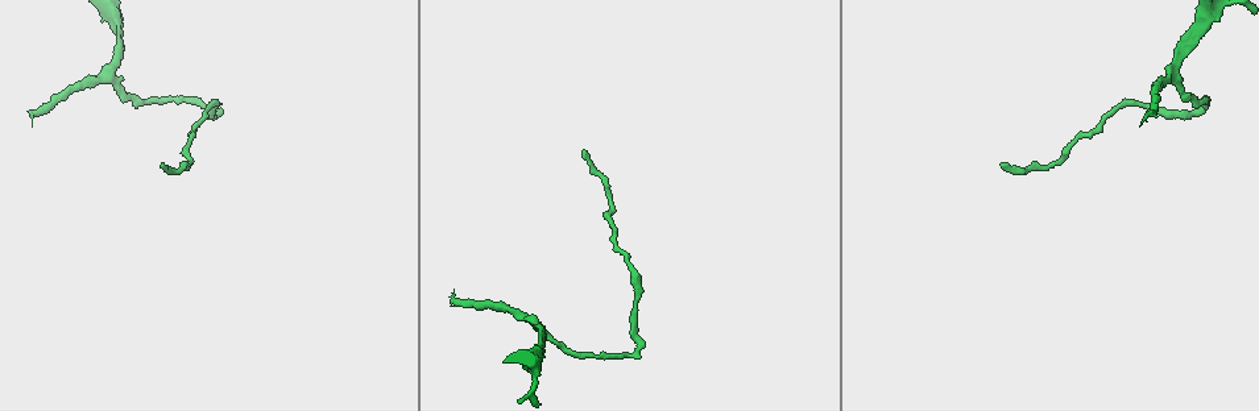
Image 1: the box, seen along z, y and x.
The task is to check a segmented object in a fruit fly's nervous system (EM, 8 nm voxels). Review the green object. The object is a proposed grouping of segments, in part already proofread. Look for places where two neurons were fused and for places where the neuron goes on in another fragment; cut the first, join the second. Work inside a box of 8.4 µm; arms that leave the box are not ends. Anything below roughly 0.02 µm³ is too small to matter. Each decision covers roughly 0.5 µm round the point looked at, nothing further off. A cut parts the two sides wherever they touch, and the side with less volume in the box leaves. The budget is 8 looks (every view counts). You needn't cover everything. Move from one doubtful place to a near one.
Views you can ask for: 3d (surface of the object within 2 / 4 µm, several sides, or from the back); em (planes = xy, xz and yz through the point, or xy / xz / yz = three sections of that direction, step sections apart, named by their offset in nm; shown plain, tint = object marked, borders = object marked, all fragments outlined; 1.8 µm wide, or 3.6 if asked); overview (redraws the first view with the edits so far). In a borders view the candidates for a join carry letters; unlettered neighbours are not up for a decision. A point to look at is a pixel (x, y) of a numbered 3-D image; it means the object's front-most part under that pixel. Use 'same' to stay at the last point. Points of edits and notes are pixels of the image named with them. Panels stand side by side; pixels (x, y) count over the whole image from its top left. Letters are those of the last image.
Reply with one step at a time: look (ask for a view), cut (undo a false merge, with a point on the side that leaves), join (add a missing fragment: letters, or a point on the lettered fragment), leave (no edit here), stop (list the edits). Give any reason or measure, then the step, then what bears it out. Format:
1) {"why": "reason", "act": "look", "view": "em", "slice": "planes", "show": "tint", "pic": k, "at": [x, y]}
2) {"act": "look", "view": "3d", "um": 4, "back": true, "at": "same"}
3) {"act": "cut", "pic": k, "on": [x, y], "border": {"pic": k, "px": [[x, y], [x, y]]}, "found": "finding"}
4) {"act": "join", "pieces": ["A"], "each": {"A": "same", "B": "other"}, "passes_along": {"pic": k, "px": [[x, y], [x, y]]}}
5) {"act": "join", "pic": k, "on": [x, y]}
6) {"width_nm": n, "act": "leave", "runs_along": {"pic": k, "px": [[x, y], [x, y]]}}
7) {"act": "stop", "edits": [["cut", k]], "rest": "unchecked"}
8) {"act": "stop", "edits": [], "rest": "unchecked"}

{"why": "tapers out", "act": "look", "view": "em", "slice": "planes", "show": "borders", "pic": 1, "at": [162, 169]}

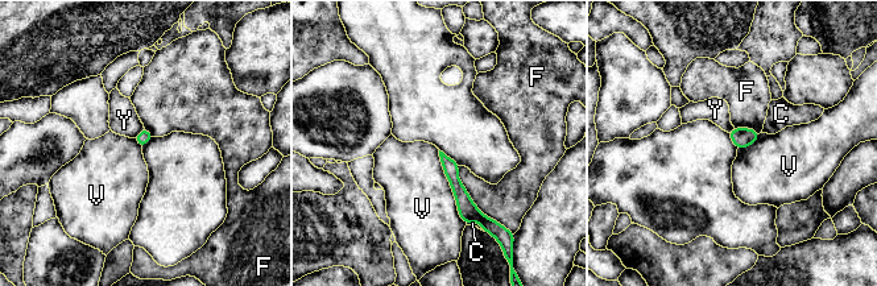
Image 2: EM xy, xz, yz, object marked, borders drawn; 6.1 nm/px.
{"act": "leave", "each": {"C": "other", "F": "other", "V": "other", "Y": "other"}, "border": {"pic": 2, "px": [[438, 150], [456, 211], [466, 224]]}, "found": "none of them fits"}

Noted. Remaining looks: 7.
{"why": "abrupt turn", "act": "look", "view": "3d", "um": 2, "pic": 1, "at": [1199, 111]}

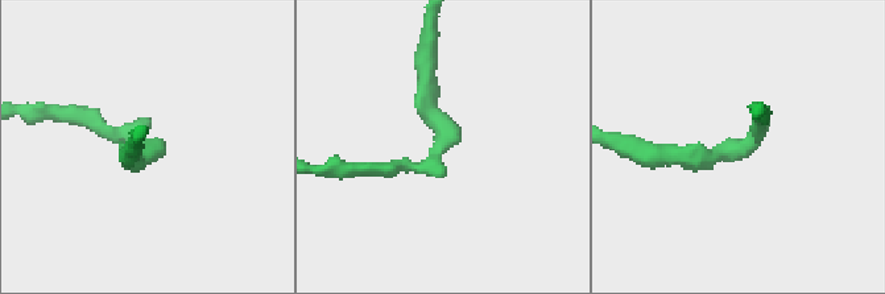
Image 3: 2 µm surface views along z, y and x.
{"act": "look", "view": "em", "slice": "xy", "step": 4, "show": "tint", "pic": 3, "at": [436, 155]}

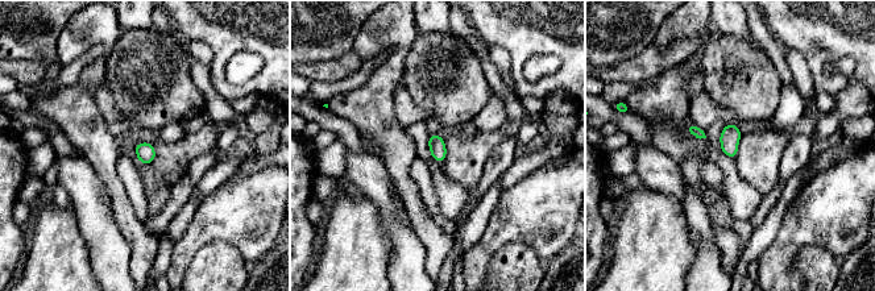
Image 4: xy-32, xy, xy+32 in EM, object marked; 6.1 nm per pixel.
{"why": "cut it another way", "act": "look", "view": "em", "slice": "xz", "step": 4, "show": "borders", "at": "same"}

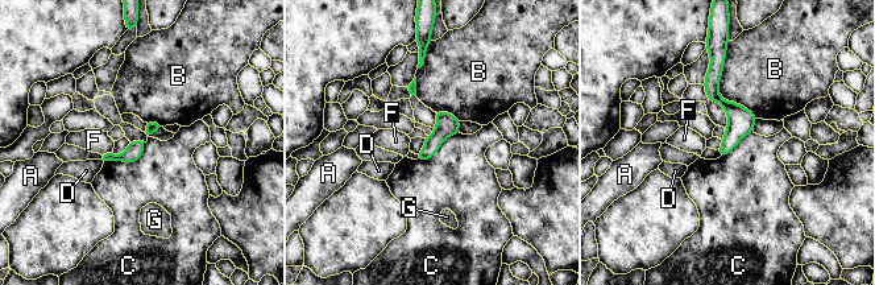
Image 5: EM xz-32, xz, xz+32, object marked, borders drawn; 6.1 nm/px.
{"act": "leave", "each": {"A": "other", "B": "other", "C": "other", "D": "other", "F": "other", "G": "other"}, "found": "all the same neuron"}

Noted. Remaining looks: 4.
{"why": "calibre changes", "act": "look", "view": "em", "slice": "xz", "step": 8, "show": "tint", "pic": 1, "at": [1205, 18]}

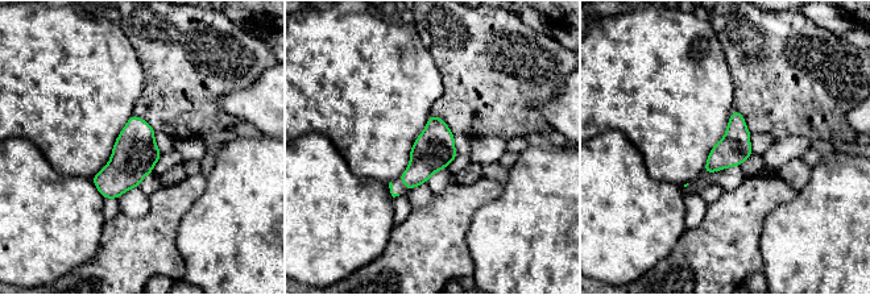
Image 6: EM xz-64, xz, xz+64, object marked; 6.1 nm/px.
{"why": "cut it another way", "act": "look", "view": "em", "slice": "planes", "show": "borders", "at": "same"}

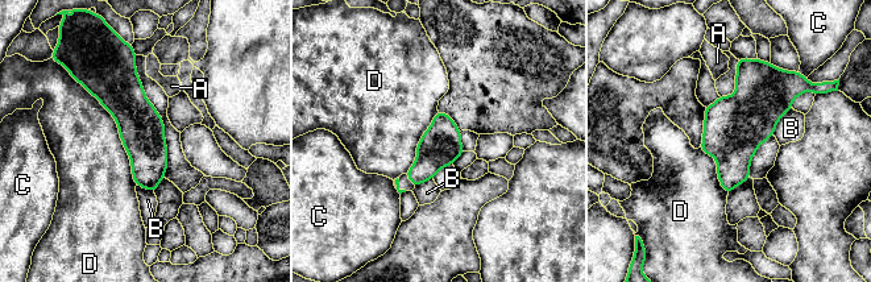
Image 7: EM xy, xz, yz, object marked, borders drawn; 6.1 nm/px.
{"act": "leave", "each": {"A": "other", "B": "other", "C": "other", "D": "other"}, "border": {"pic": 7, "px": [[77, 82], [112, 116], [137, 185]]}, "found": "one neuron here"}

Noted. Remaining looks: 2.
{"act": "stop", "edits": [], "rest": "unchecked"}

